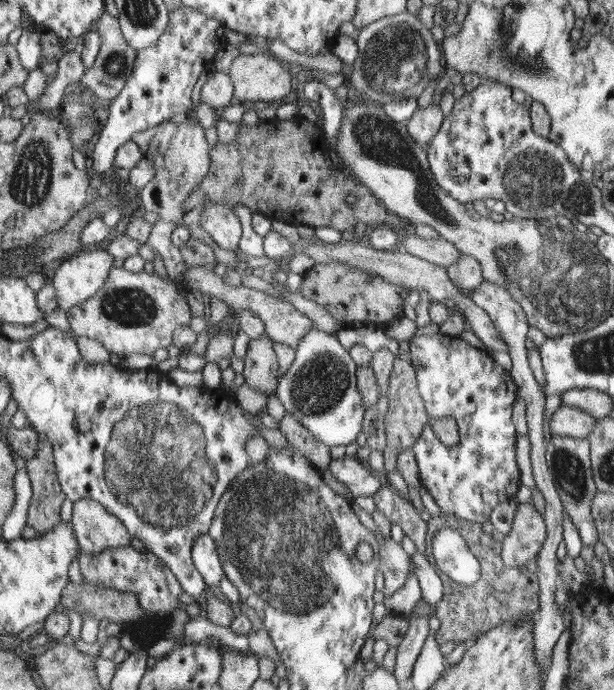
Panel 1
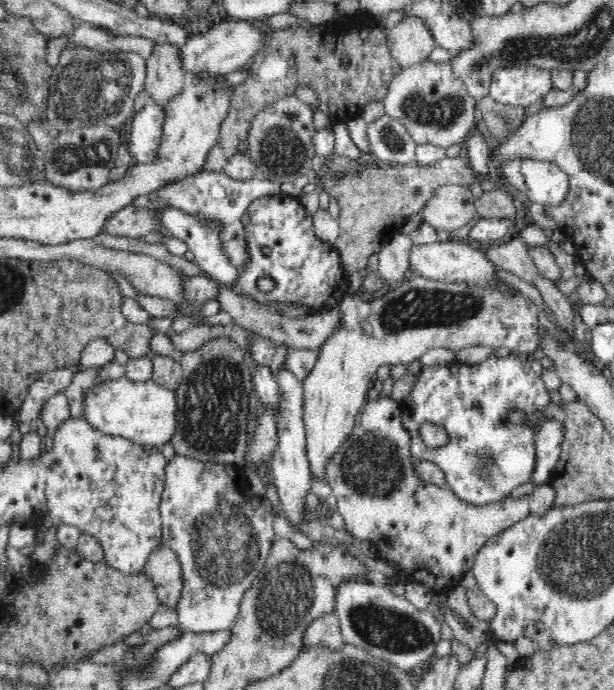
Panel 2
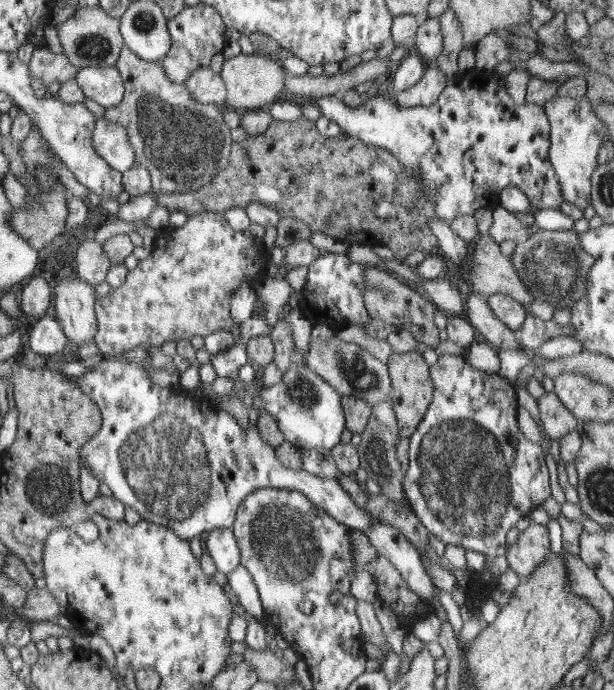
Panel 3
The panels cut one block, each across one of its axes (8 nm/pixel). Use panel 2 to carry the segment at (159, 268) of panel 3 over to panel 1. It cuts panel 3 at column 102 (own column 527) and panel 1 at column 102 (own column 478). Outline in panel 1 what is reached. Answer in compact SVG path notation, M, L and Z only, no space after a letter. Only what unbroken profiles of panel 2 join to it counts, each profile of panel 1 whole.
M124 267L112 268L108 276L107 284L95 296L80 305L68 310L66 316L70 322L70 328L77 336L86 336L108 350L108 353L118 357L129 357L131 354L143 354L153 356L160 348L168 349L172 345L174 330L183 326L190 326L192 319L188 300L184 296L187 284L184 280L179 283L170 276L159 276L157 273L148 273L144 270L133 273Z

